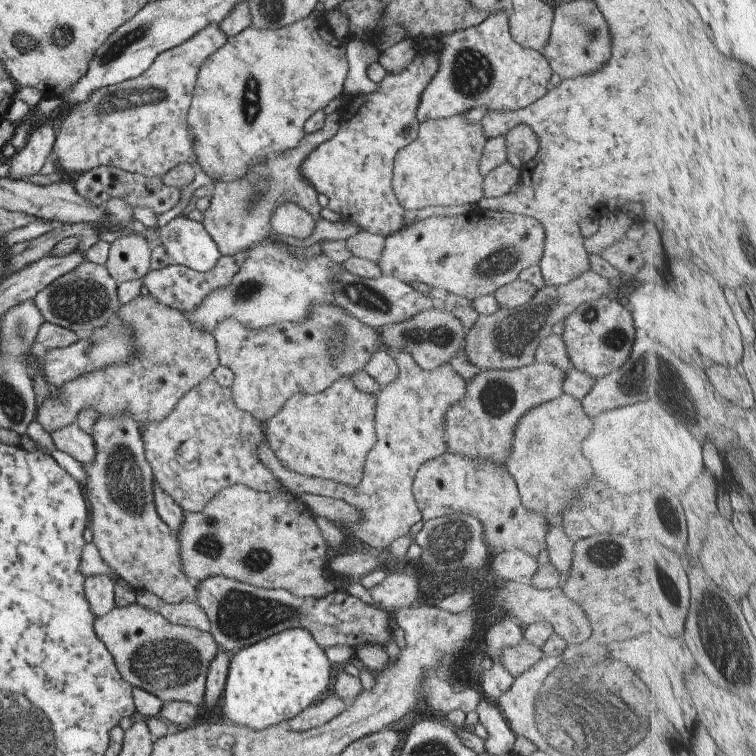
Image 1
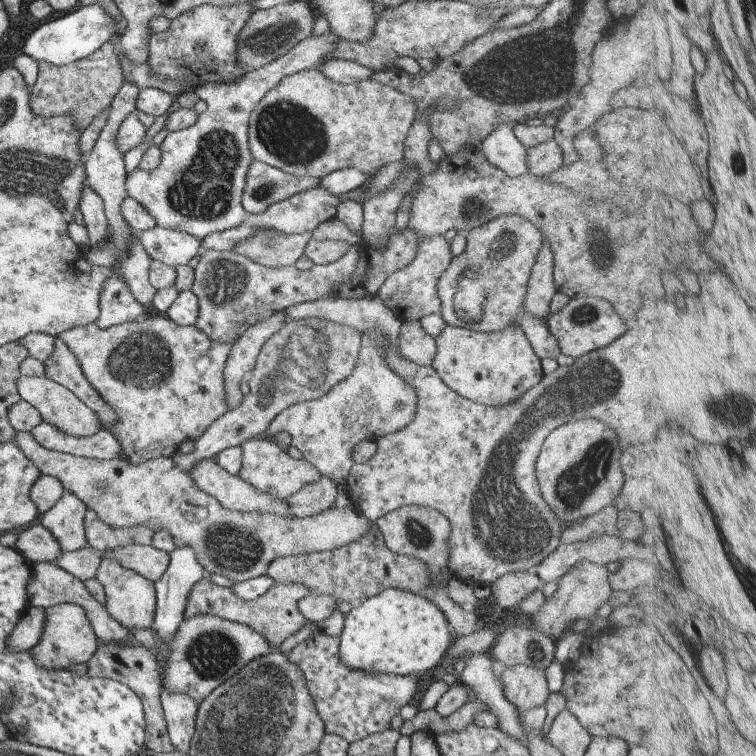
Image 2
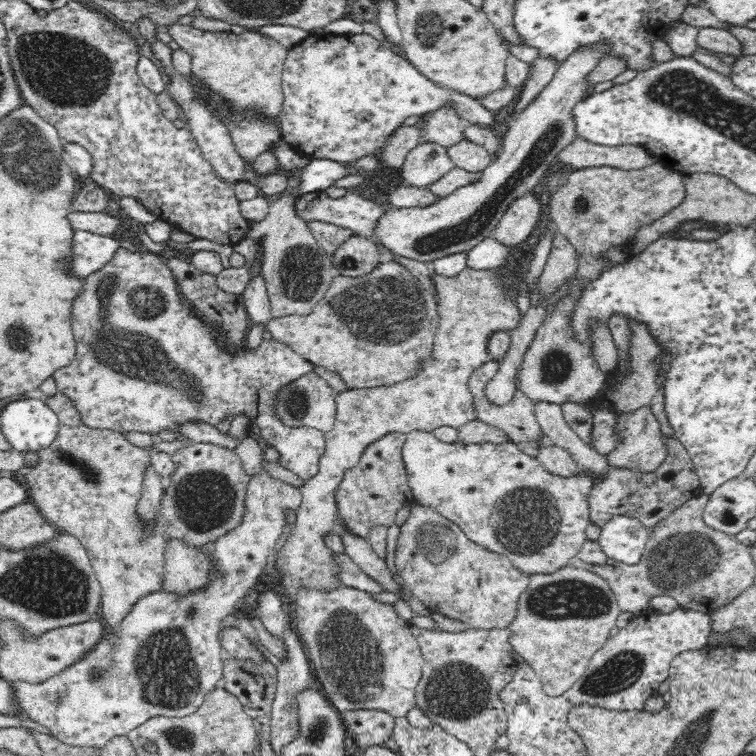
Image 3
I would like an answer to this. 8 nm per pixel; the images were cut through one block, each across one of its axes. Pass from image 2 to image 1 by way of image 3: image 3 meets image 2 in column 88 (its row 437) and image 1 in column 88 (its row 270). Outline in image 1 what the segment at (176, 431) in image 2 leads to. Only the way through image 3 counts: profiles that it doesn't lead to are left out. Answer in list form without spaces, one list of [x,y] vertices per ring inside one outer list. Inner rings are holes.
[[[127,415],[101,416],[93,423],[89,436],[96,455],[88,463],[80,464],[86,476],[83,493],[89,508],[88,524],[92,532],[92,543],[96,546],[101,560],[115,576],[128,584],[135,596],[139,593],[151,593],[169,604],[195,601],[196,587],[184,575],[178,540],[173,531],[159,518],[154,507],[154,479],[144,457],[140,433],[140,427]]]

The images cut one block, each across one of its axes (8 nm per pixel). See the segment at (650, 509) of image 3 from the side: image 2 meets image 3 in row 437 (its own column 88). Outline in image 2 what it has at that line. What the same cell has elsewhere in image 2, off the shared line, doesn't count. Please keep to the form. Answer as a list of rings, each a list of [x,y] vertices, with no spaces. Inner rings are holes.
[[[99,641],[94,655],[86,662],[86,666],[87,676],[120,682],[139,698],[143,709],[143,720],[145,720],[143,748],[154,752],[175,751],[167,736],[164,712],[159,700],[160,680],[158,679],[158,666],[153,651],[135,641],[129,643],[107,642],[107,644]]]

